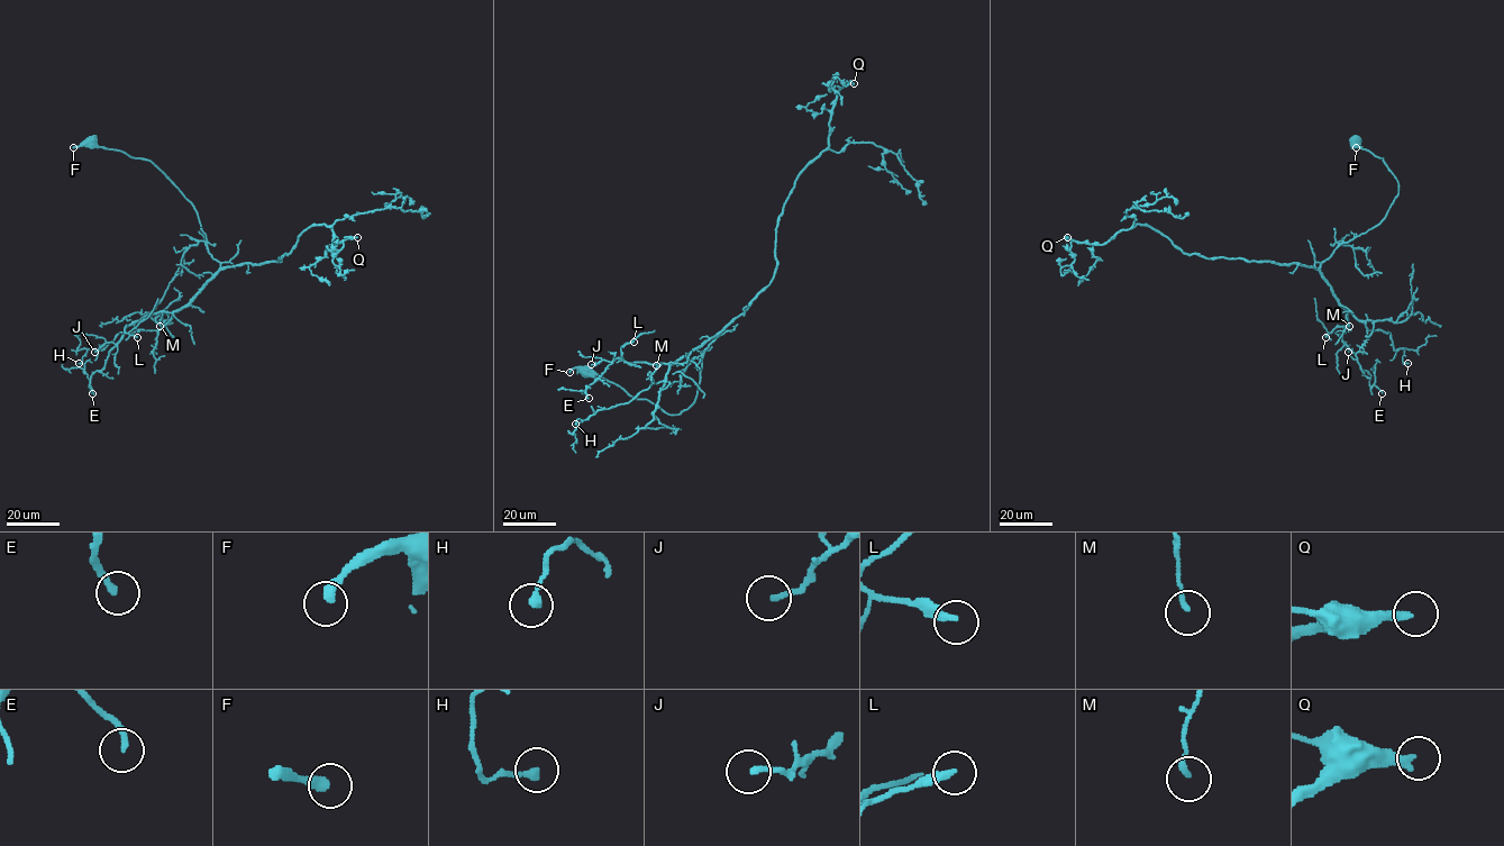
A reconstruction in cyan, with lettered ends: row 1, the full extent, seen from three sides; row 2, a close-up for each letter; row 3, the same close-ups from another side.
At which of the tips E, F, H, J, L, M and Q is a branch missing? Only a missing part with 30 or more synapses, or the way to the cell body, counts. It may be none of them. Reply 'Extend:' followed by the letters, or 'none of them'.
Extend: Q

